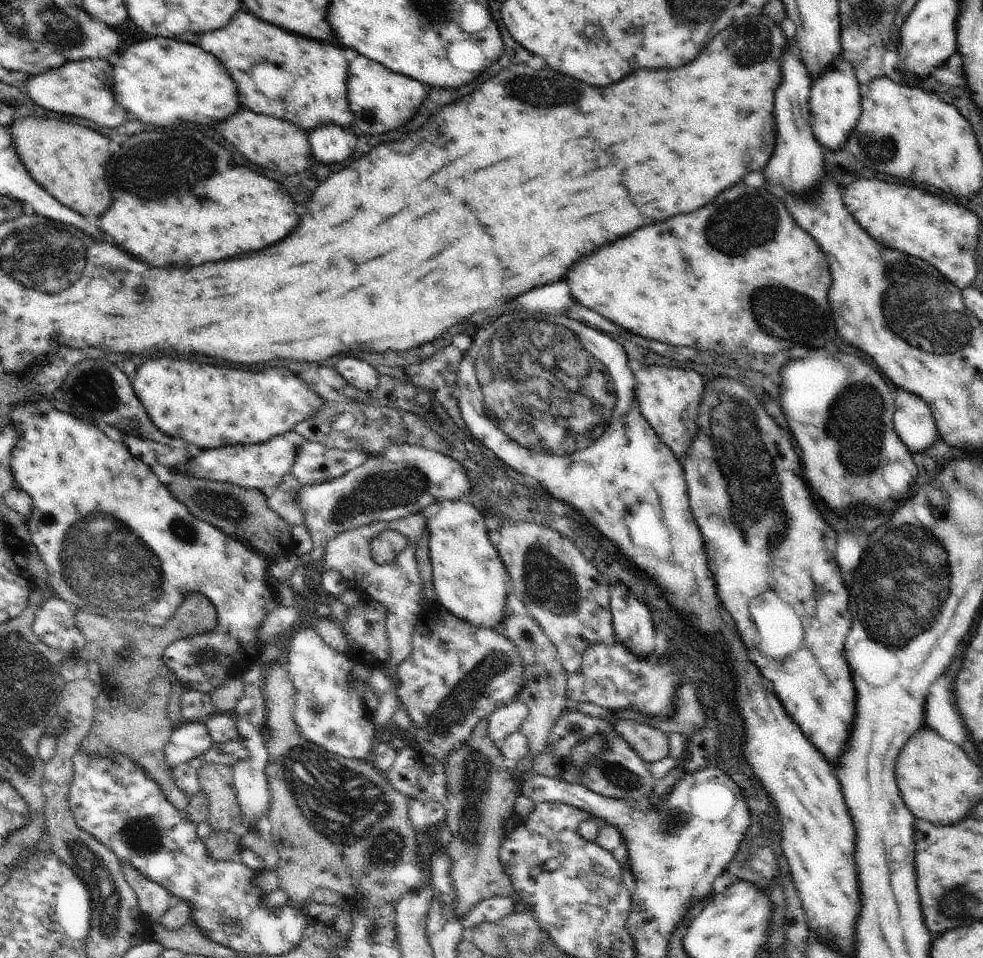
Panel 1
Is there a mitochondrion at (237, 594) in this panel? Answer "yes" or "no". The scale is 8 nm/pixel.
no

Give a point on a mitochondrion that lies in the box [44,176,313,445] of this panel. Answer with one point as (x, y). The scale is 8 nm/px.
(95, 393)

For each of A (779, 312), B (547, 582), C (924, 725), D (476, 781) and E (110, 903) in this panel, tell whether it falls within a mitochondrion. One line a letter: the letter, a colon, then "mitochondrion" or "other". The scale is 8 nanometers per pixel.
A: mitochondrion
B: mitochondrion
C: other
D: mitochondrion
E: mitochondrion

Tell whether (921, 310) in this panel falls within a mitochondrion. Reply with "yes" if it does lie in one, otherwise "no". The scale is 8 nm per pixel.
yes

